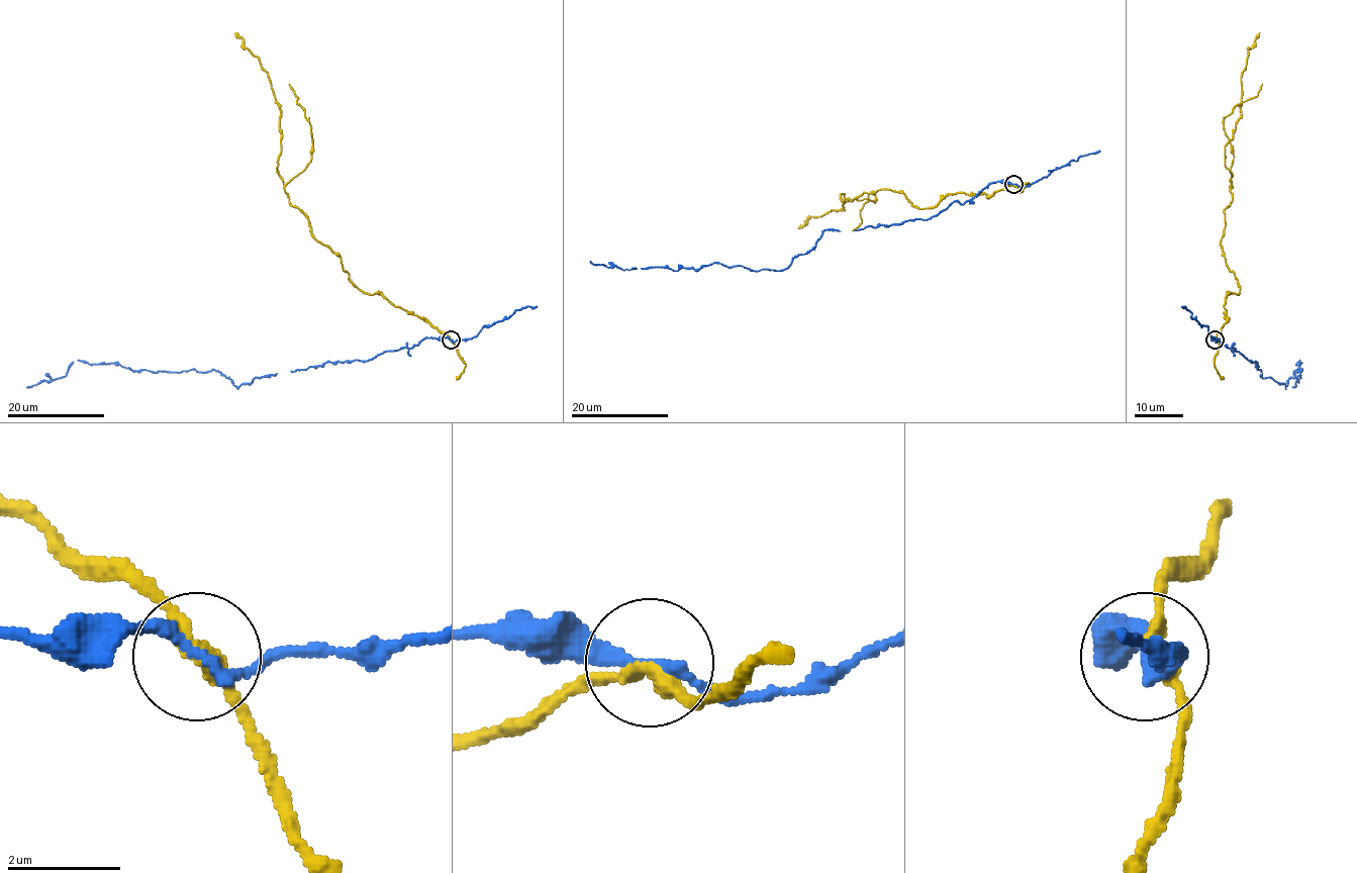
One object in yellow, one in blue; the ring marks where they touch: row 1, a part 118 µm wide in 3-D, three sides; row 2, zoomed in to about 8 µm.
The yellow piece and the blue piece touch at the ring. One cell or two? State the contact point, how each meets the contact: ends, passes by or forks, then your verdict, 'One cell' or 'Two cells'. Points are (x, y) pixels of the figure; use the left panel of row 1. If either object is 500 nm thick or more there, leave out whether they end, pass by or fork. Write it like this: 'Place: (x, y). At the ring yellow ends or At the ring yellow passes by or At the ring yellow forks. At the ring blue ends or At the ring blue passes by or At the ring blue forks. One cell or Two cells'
Place: (451, 340). At the ring yellow passes by. At the ring blue passes by. Two cells

